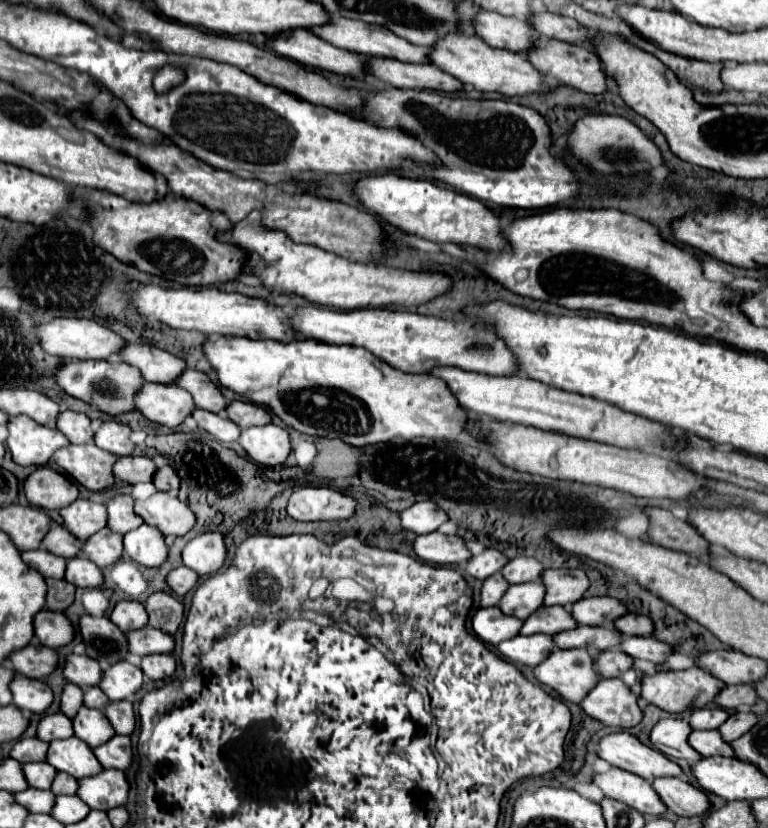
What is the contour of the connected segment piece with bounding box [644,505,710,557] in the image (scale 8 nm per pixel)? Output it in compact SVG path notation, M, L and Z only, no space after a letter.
M646 505L644 513L648 515L648 537L650 541L664 545L668 549L680 549L684 553L694 553L700 557L700 549L710 549L708 541L696 533L696 529L684 521L674 517L668 509Z

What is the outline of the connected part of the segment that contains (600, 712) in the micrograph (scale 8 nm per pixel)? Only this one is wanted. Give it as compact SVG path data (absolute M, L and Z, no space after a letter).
M600 679L580 701L580 707L592 719L618 729L630 729L642 719L636 697L620 679Z

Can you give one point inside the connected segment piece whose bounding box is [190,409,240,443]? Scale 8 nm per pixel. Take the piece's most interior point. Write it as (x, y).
(221, 427)

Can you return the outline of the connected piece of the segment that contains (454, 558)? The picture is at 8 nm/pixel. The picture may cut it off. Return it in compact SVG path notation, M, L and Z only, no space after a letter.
M438 531L418 535L414 541L414 553L434 565L462 565L468 561L470 551L458 535L442 535Z

